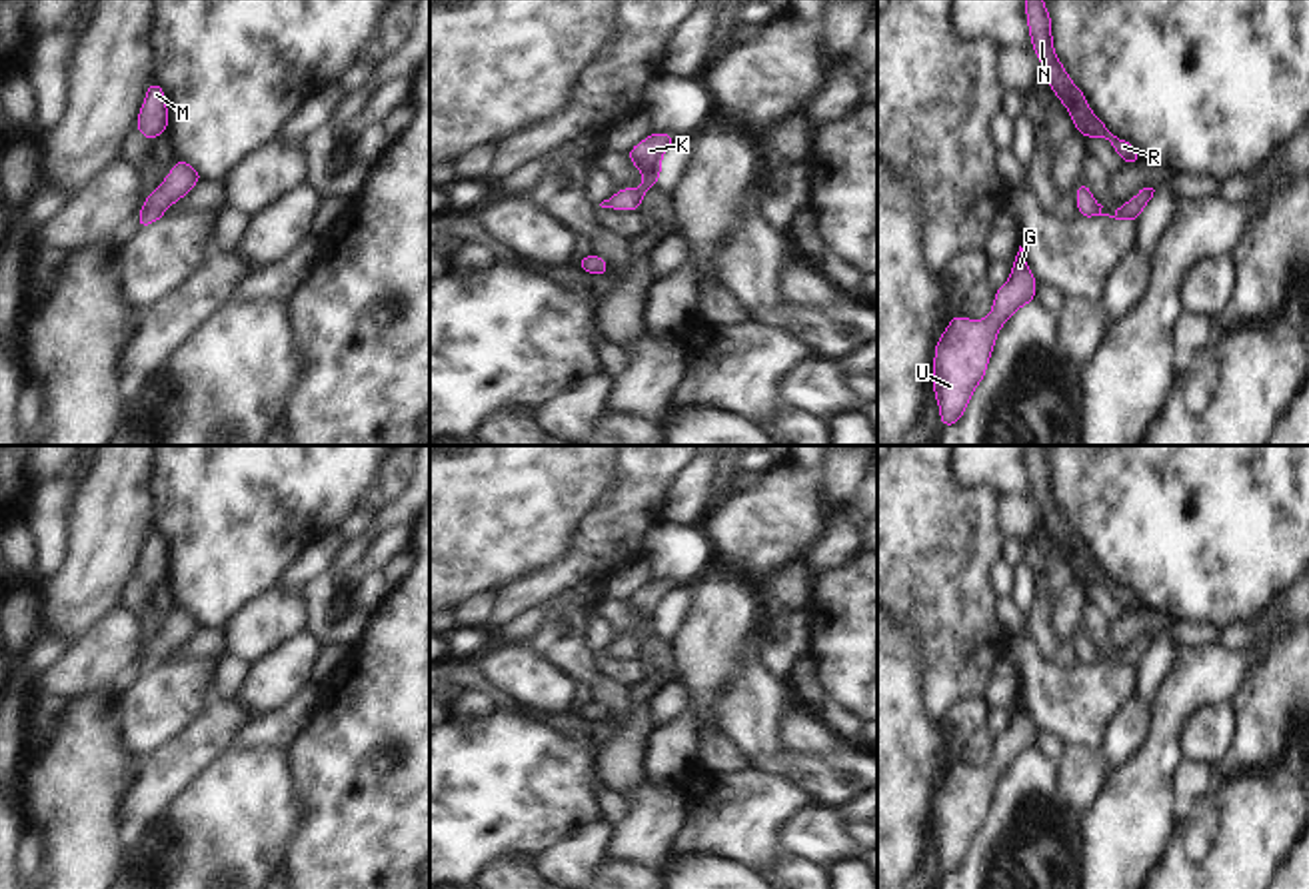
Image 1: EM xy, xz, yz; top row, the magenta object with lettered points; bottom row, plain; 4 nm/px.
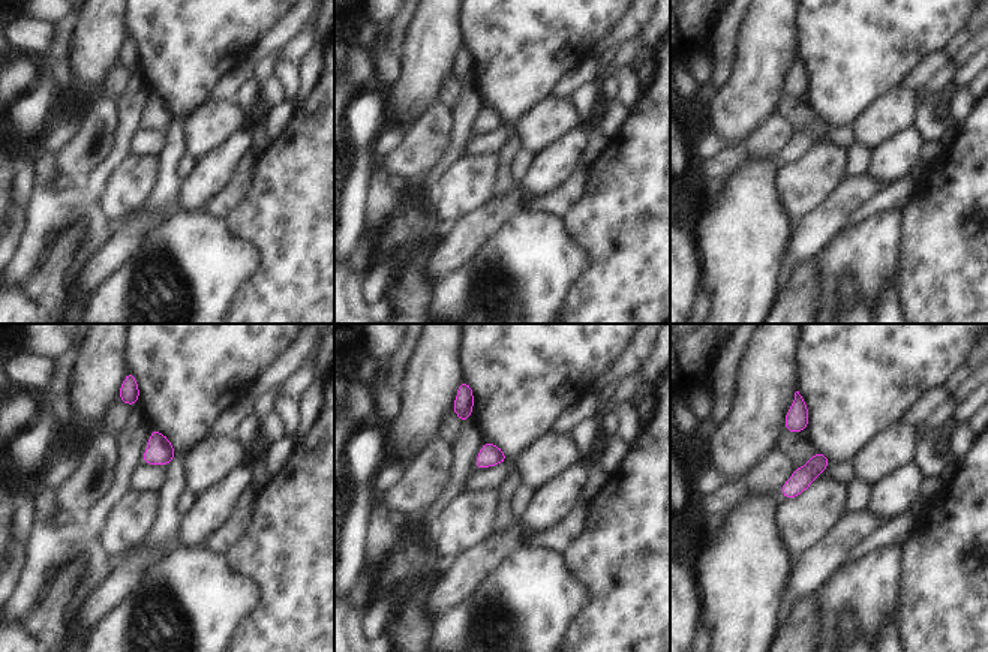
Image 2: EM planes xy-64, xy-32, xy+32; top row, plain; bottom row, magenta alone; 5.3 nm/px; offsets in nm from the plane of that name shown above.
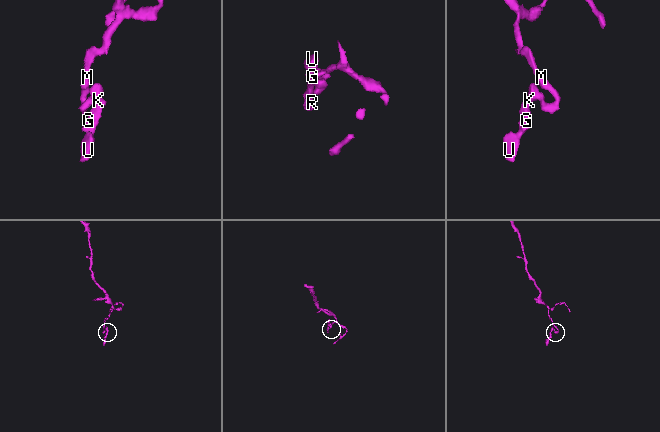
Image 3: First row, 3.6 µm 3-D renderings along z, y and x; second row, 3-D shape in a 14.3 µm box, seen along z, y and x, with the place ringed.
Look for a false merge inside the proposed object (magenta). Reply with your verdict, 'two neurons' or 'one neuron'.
one neuron

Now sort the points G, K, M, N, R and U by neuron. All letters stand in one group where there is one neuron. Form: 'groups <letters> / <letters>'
groups G K M N R U

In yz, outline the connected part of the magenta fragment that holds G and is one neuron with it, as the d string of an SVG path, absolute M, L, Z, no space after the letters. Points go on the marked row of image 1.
M1019 246L1009 280L995 290L989 316L967 320L957 312L951 318L933 354L931 388L941 428L951 428L963 418L975 388L985 378L997 334L1019 308L1033 304L1035 294L1037 280Z

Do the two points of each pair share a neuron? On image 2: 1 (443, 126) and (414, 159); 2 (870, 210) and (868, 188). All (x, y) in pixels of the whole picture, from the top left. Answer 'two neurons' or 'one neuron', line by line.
1: one neuron
2: two neurons

